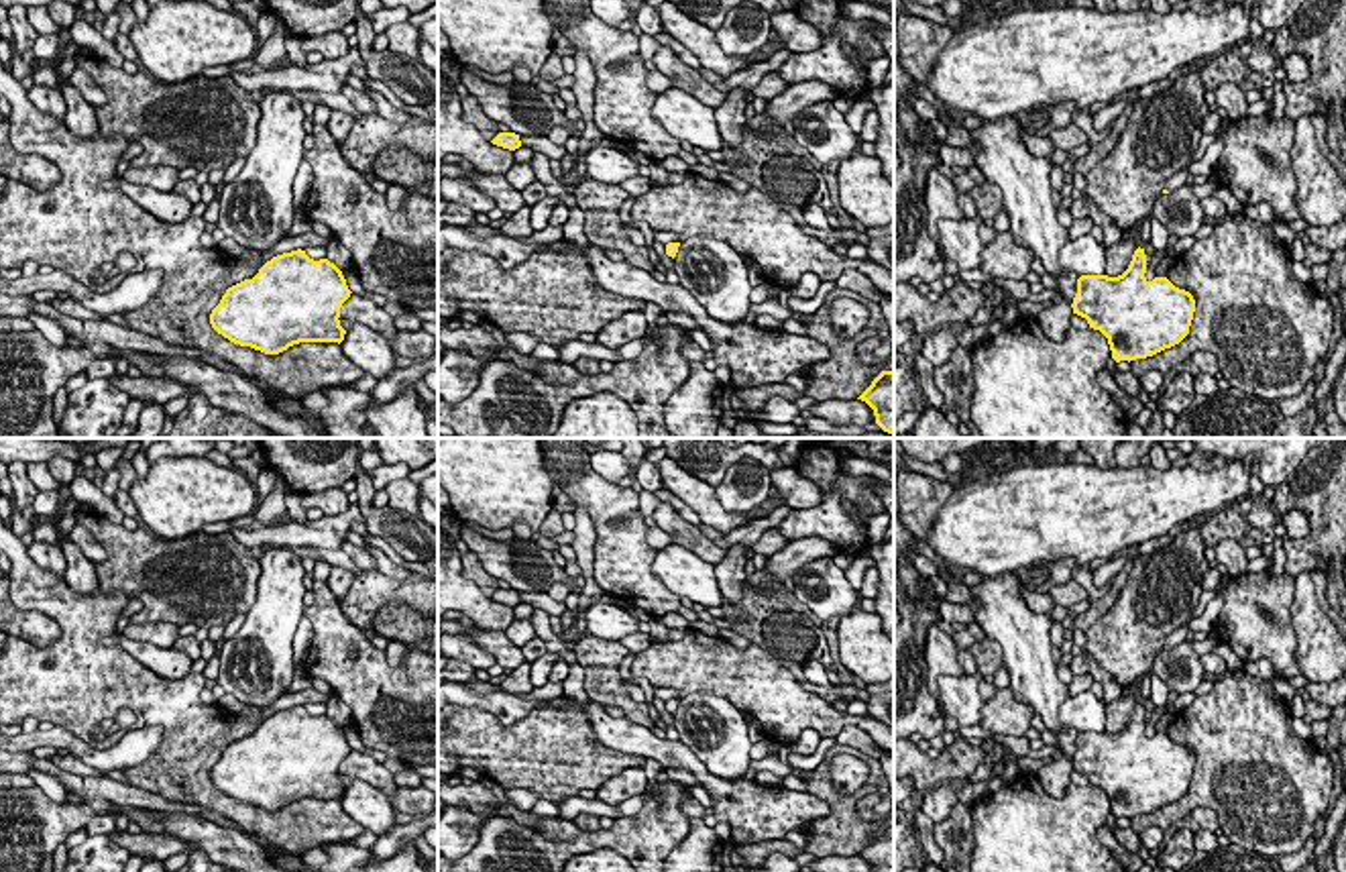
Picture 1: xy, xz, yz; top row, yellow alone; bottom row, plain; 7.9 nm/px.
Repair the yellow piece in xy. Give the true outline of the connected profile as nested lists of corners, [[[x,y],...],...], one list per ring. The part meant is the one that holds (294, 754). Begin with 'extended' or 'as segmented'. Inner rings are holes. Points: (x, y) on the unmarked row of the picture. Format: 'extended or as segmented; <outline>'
as segmented; [[[297,705],[267,717],[253,735],[226,746],[210,770],[212,784],[234,801],[279,811],[299,799],[342,799],[340,764],[350,754],[342,727],[328,715],[314,717]]]

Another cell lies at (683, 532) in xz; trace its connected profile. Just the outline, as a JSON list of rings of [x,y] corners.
[[[660,501],[652,517],[658,528],[670,534],[678,546],[688,548],[713,566],[717,566],[727,556],[725,548],[719,548],[715,542],[711,542],[698,526],[680,517],[666,501]]]

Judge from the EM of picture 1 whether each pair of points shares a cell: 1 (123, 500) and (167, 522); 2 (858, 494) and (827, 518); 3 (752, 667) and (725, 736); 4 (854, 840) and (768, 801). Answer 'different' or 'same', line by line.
1: different
2: same
3: different
4: different

